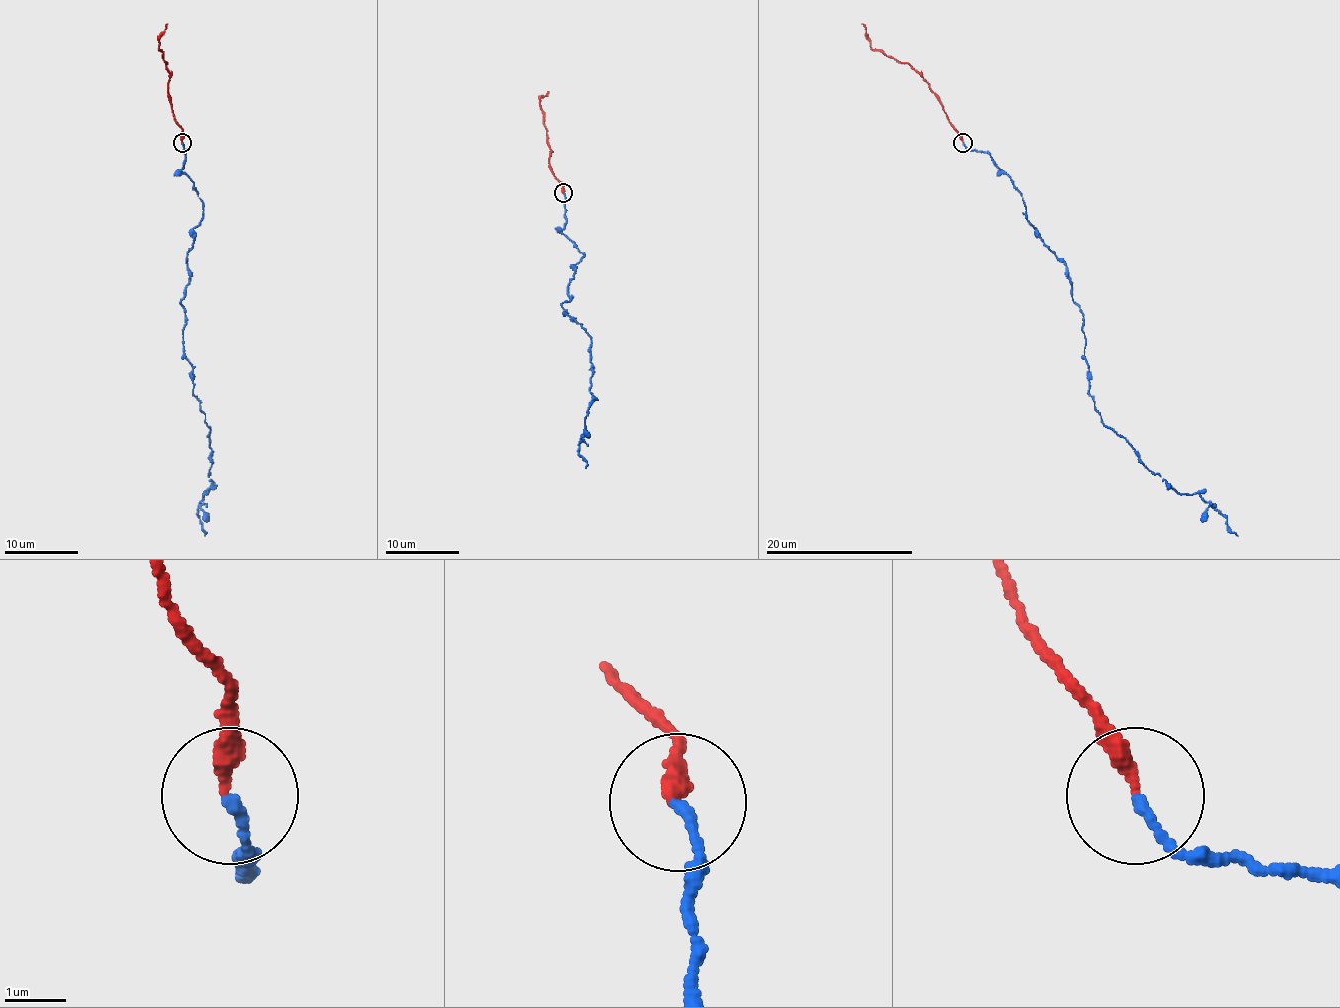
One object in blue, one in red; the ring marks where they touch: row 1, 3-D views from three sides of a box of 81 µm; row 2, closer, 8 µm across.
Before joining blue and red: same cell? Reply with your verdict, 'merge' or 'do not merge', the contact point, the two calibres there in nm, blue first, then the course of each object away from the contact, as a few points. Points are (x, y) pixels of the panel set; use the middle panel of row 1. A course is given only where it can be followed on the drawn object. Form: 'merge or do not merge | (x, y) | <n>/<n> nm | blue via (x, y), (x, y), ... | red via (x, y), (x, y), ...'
merge | (563, 192) | 160/280 nm | blue via (562, 193), (562, 233), (585, 256), (562, 303), (564, 314), (590, 335), (592, 405), (579, 445), (585, 467) | red via (562, 193), (562, 186), (553, 176), (540, 103), (548, 92)

